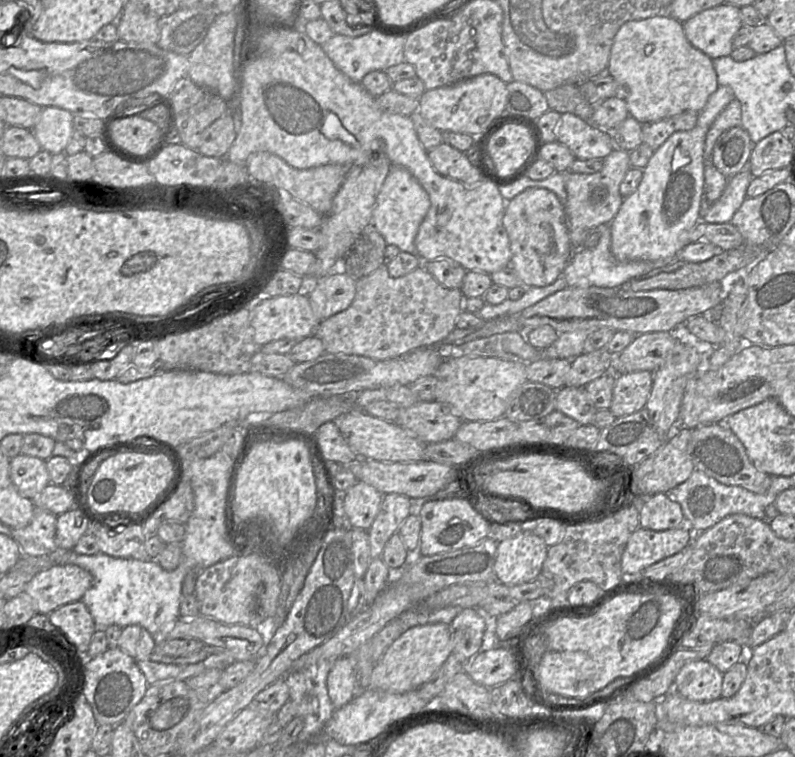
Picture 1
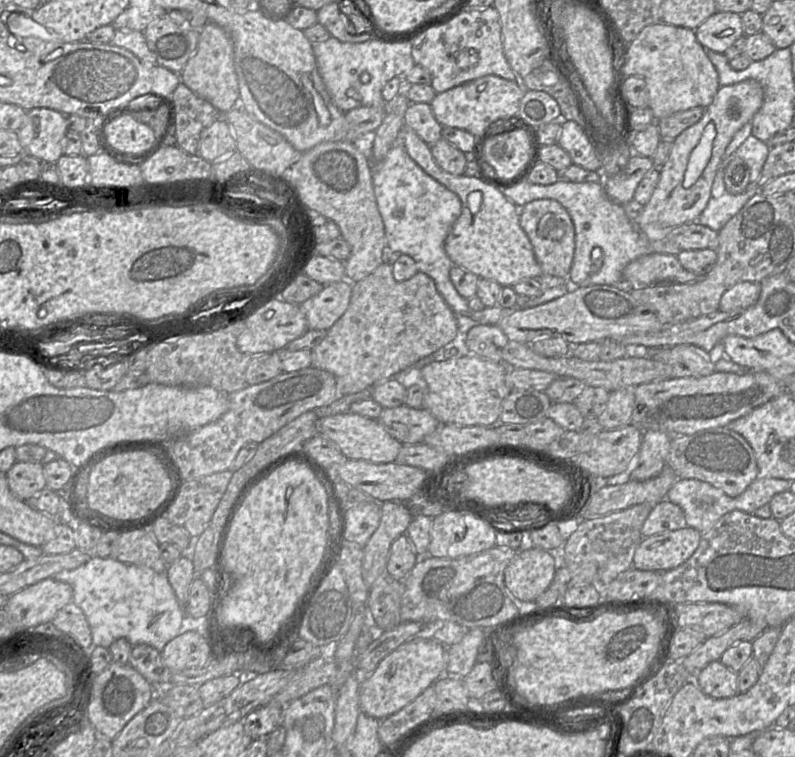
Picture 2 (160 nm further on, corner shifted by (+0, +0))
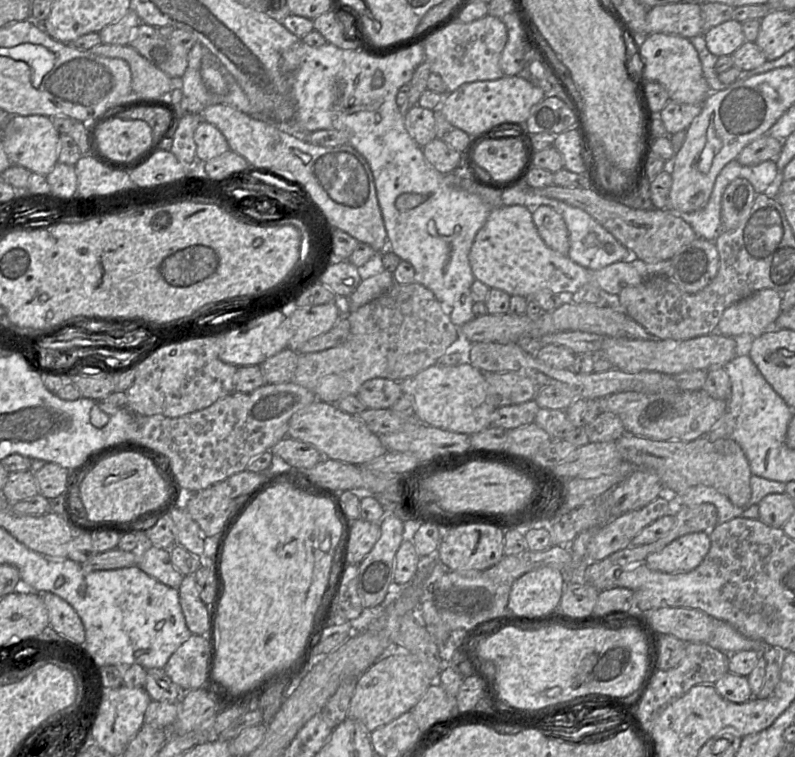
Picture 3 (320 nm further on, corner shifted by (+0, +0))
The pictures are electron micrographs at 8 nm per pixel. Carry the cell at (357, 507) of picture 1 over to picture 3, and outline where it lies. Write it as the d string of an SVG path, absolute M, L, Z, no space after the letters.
M363 519L352 521L349 526L346 551L345 567L348 564L358 565L371 551L380 536L379 523L371 523Z

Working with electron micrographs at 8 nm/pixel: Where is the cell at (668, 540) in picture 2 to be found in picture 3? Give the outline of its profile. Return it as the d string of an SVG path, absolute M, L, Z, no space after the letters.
M709 532L689 533L648 555L645 563L653 570L668 574L690 572L702 563L710 545Z

